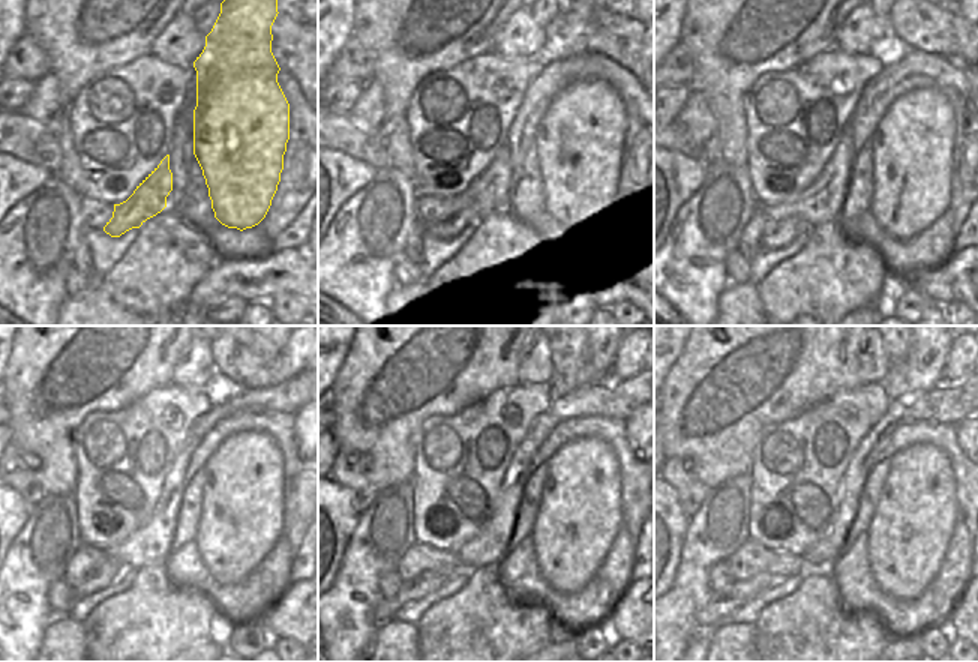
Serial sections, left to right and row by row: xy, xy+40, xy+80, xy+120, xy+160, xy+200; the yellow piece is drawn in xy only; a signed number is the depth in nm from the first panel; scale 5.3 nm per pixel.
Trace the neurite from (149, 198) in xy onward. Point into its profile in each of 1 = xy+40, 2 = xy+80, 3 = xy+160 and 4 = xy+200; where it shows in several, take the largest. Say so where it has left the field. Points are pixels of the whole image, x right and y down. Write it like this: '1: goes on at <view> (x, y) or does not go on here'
1: goes on at xy+40 (449, 228)
2: goes on at xy+80 (776, 234)
3: goes on at xy+160 (431, 580)
4: goes on at xy+200 (765, 581)

